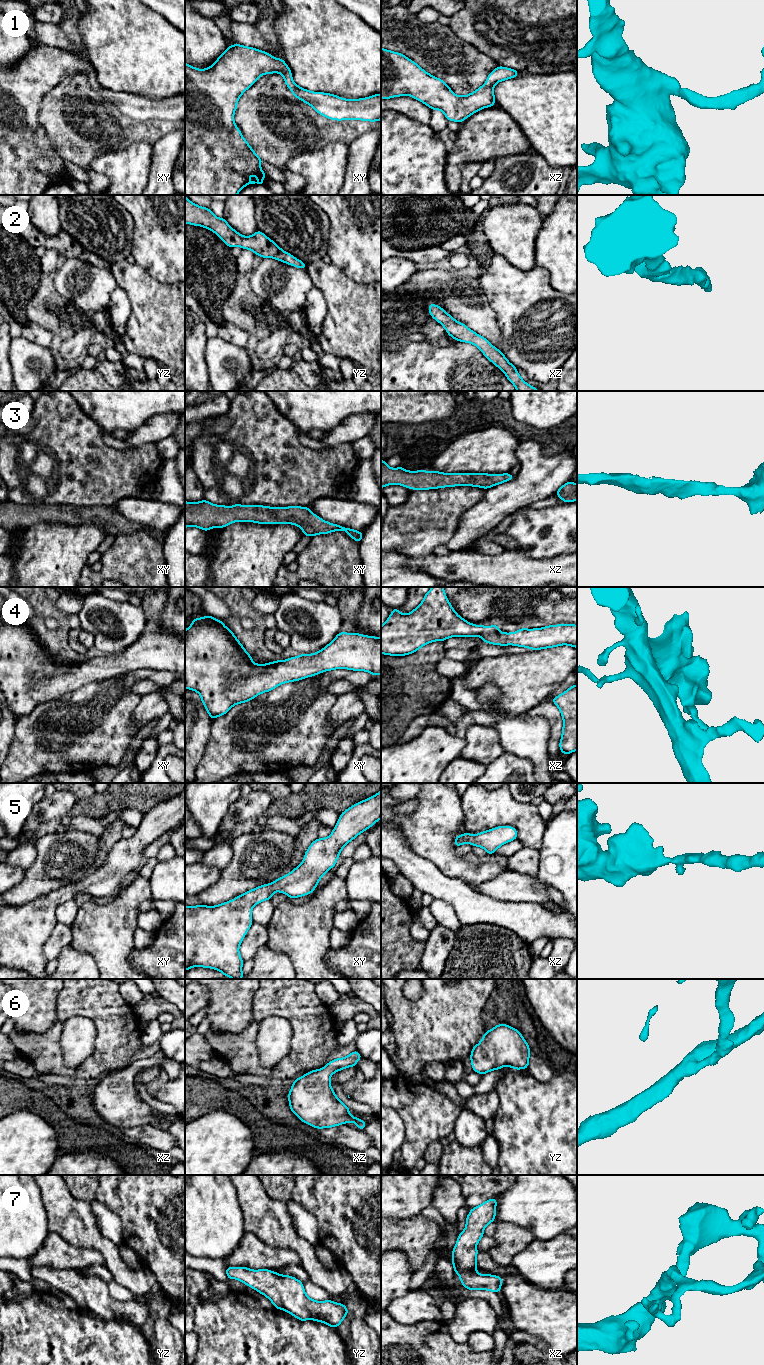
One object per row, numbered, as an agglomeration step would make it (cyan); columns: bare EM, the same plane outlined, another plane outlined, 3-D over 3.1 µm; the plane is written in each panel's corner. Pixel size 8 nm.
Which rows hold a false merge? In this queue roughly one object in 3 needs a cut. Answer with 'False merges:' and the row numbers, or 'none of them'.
False merges: none of them

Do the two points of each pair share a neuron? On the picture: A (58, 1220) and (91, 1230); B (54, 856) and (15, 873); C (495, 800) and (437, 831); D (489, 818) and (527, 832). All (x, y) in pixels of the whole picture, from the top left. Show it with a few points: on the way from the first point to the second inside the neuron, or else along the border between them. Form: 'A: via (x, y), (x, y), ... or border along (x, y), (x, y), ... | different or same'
A: via (66, 1220), (72, 1220), (83, 1230) | same
B: border along (26, 870), (23, 877), (10, 888) | different
C: border along (460, 797), (462, 812), (465, 815) | different
D: via (498, 818), (513, 818), (518, 823) | same

